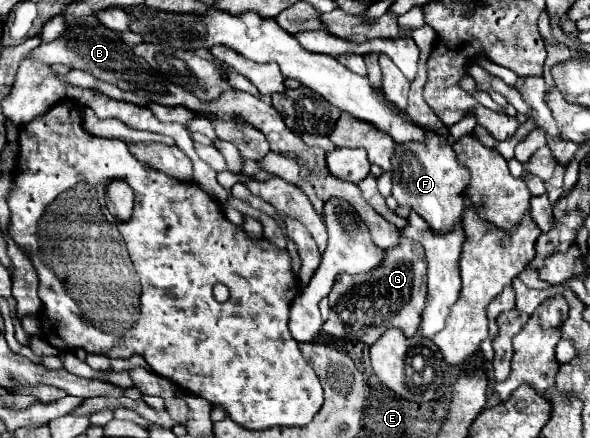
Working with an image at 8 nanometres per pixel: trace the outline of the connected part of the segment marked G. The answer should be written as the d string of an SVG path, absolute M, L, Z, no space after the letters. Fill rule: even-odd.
M400 238L400 244L394 248L384 250L384 260L380 266L376 266L366 276L350 276L340 274L328 294L330 300L330 316L324 322L322 330L332 340L350 340L350 342L362 342L370 346L376 338L380 338L388 328L400 328L404 336L414 336L420 326L420 312L424 308L426 298L426 258L420 244Z

